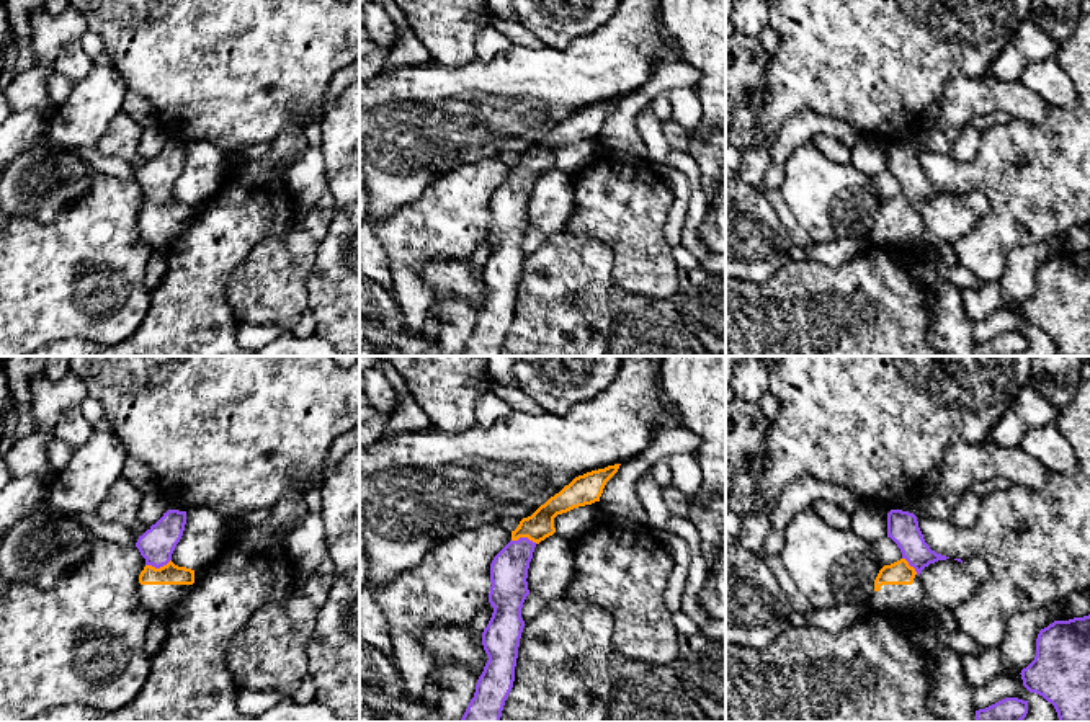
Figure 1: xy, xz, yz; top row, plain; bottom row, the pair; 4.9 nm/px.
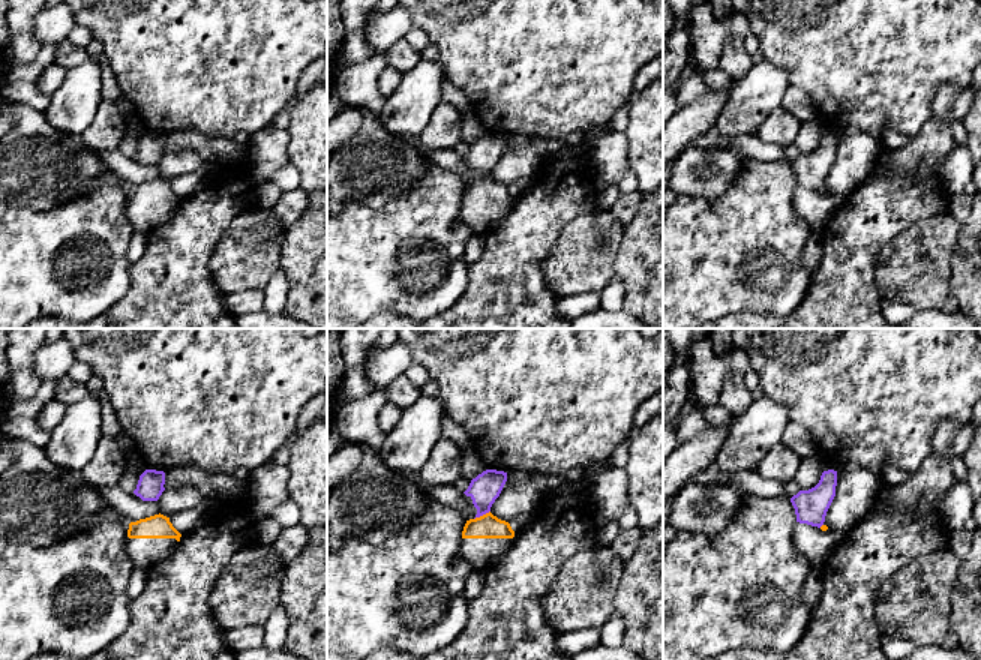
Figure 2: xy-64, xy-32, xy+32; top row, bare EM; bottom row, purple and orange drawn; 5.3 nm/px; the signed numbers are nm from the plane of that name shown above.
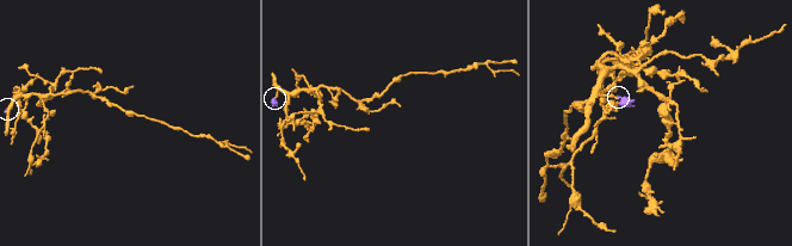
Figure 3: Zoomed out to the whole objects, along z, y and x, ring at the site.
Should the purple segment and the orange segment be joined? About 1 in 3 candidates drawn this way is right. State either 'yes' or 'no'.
yes

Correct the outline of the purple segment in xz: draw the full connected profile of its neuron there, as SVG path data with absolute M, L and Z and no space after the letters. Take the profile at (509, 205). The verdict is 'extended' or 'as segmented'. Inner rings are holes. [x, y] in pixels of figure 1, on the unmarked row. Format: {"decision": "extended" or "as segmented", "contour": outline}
{"decision": "extended", "contour": "M619 100L575 111L531 150L523 152L511 165L511 175L494 191L489 227L494 247L482 266L482 279L489 294L461 356L500 356L515 315L518 281L525 261L521 242L529 229L526 212L534 181L556 167L554 152L557 149L600 136L606 116Z"}

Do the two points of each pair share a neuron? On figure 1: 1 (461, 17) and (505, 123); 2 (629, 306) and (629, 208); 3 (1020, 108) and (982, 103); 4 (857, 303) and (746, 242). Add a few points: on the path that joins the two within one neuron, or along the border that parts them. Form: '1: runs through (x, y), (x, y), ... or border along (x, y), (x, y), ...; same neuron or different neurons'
1: border along (474, 59), (460, 66), (437, 62); different neurons
2: border along (612, 257), (612, 280), (618, 286), (667, 299); different neurons
3: runs through (1010, 103), (992, 103); same neuron
4: border along (791, 257), (767, 280), (750, 281); different neurons

